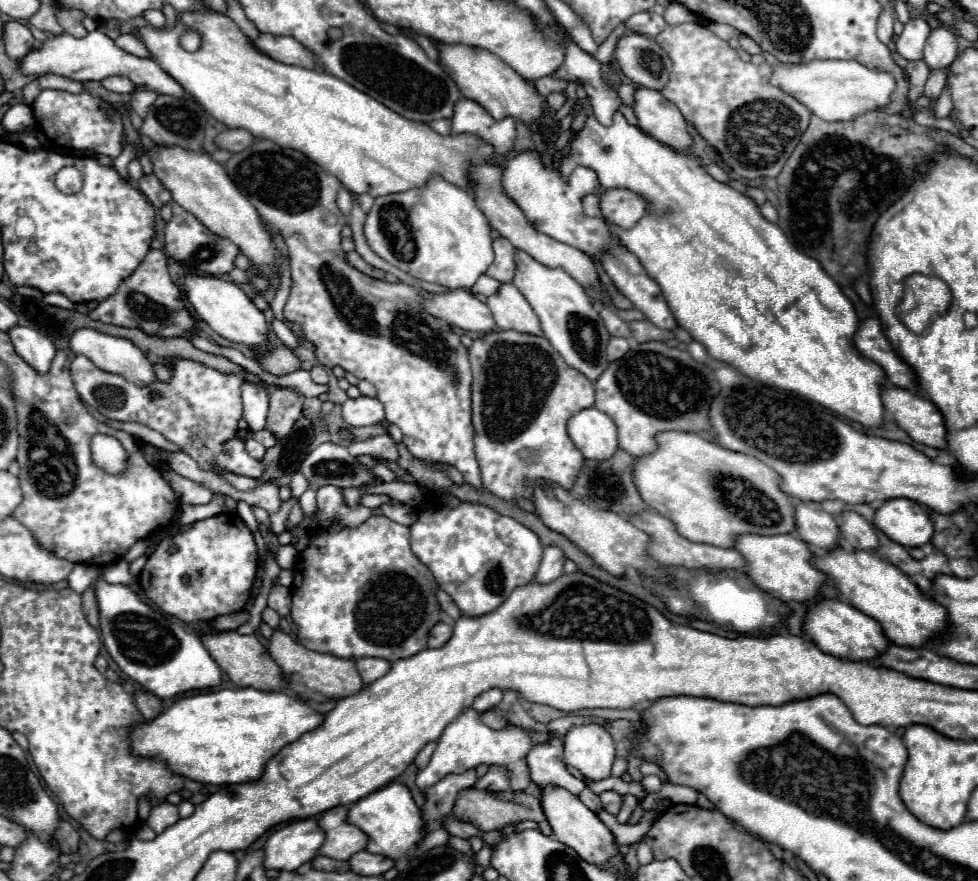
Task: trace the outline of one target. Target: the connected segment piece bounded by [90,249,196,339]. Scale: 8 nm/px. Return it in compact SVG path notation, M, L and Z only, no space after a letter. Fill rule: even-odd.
M150 251L142 265L120 285L118 293L102 301L94 311L90 311L90 317L94 321L102 323L112 323L112 325L122 325L122 327L136 327L142 329L148 335L158 335L158 337L184 337L186 333L194 331L194 317L190 315L182 291L178 285L172 281L168 273L168 263L164 251Z

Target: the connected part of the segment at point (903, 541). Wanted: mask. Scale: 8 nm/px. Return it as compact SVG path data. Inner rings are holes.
M888 499L876 509L874 525L904 547L922 547L932 539L934 525L924 507L912 499Z

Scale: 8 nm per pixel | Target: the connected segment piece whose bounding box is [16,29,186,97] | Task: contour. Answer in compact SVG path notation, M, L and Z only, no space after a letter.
M100 29L88 33L82 39L76 39L70 33L54 35L52 39L42 41L40 47L32 49L28 55L18 59L16 69L18 69L20 75L26 75L26 77L30 77L30 75L34 75L34 77L60 75L60 77L66 77L66 79L72 79L72 81L102 81L102 79L112 77L112 75L124 75L124 77L132 79L138 87L144 87L144 89L154 91L158 95L186 97L186 91L182 89L182 85L178 81L174 81L166 71L162 71L156 61L140 59L140 57L124 53Z

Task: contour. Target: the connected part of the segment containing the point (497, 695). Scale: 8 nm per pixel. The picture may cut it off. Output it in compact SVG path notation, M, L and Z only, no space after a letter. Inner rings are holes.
M490 689L490 691L486 691L486 693L476 697L472 709L476 709L478 713L484 713L484 711L494 709L500 701L502 701L502 691L500 689Z

